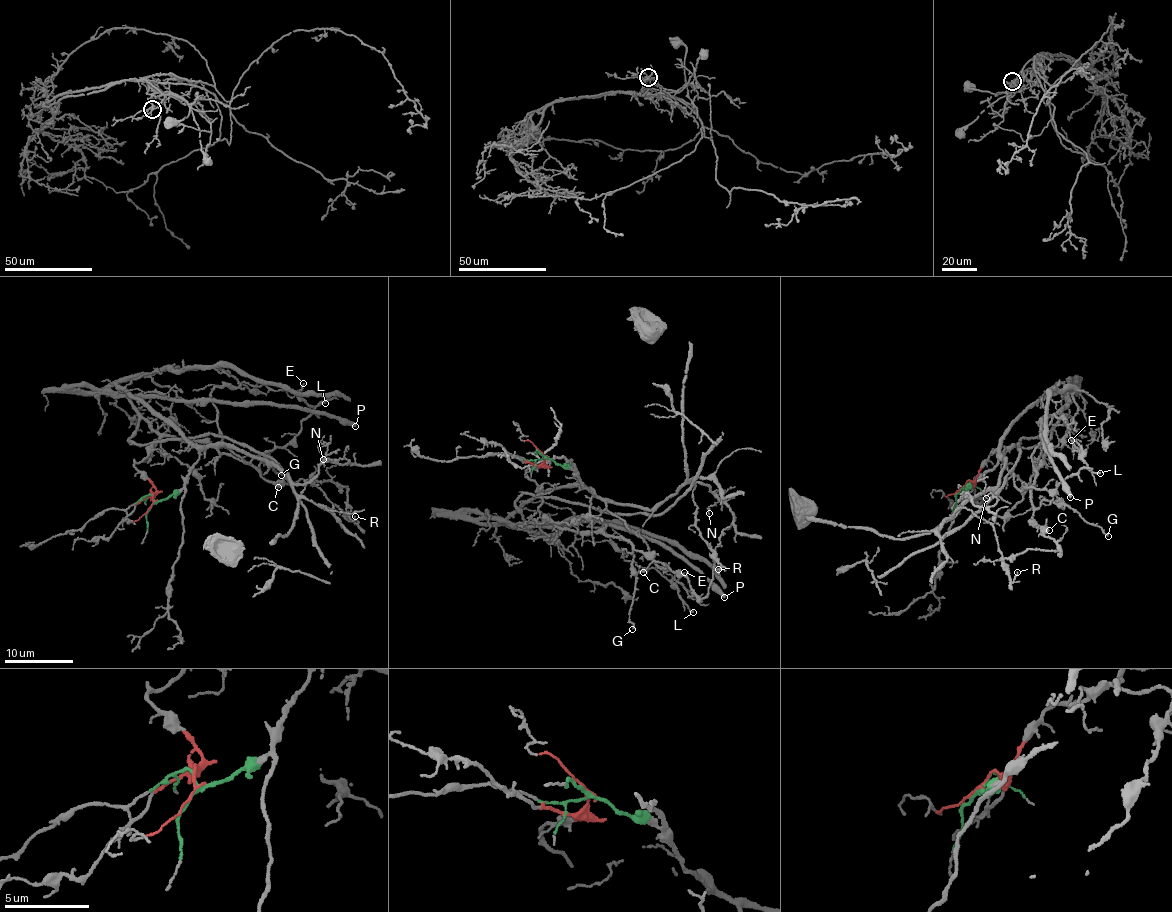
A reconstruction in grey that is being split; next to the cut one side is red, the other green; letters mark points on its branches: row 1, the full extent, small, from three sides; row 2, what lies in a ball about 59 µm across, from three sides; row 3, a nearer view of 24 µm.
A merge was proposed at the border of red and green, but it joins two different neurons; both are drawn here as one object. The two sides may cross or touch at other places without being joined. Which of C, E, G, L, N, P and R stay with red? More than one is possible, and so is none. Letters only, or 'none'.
C, E, G, L, P

